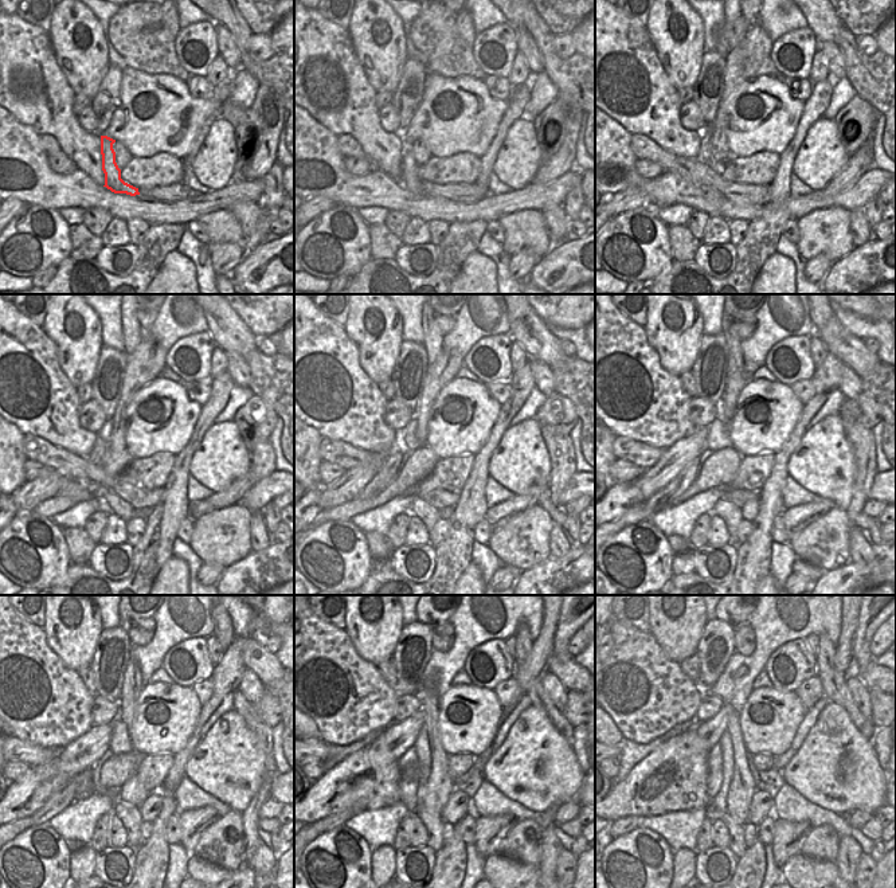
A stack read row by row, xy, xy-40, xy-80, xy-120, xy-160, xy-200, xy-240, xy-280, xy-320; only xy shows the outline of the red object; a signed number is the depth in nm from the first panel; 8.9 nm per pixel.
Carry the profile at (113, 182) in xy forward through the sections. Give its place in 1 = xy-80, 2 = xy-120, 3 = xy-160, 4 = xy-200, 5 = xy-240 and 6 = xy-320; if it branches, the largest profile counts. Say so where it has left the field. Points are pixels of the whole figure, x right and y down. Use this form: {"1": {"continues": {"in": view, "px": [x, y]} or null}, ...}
{"1": {"continues": {"in": "xy-80", "px": [709, 194]}}, "2": {"continues": {"in": "xy-120", "px": [121, 508]}}, "3": {"continues": {"in": "xy-160", "px": [426, 512]}}, "4": {"continues": {"in": "xy-200", "px": [728, 512]}}, "5": {"continues": {"in": "xy-240", "px": [130, 817]}}, "6": {"continues": {"in": "xy-320", "px": [736, 844]}}}

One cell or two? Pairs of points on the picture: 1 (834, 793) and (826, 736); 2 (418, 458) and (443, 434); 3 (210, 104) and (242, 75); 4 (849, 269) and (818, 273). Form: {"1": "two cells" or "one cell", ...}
{"1": "one cell", "2": "two cells", "3": "two cells", "4": "two cells"}

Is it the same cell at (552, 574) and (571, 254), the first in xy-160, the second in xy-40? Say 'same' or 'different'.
same

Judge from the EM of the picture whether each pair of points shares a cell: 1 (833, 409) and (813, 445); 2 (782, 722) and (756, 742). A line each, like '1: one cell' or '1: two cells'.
1: two cells
2: one cell

